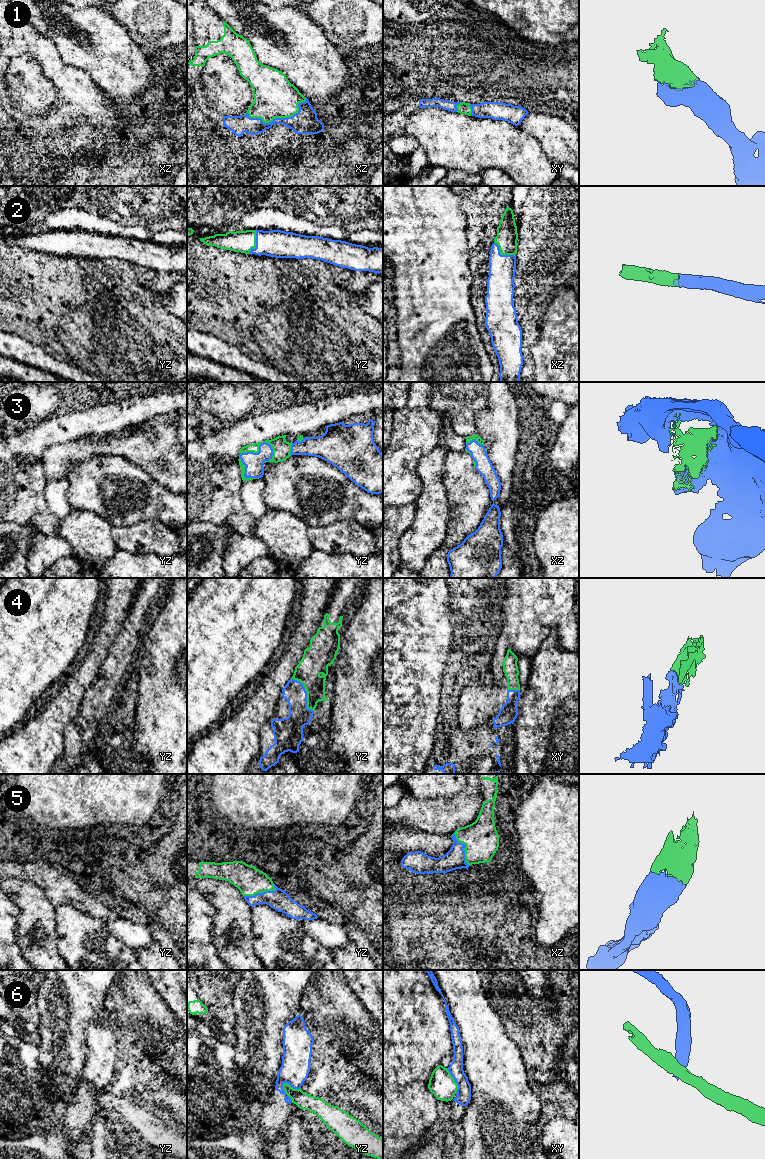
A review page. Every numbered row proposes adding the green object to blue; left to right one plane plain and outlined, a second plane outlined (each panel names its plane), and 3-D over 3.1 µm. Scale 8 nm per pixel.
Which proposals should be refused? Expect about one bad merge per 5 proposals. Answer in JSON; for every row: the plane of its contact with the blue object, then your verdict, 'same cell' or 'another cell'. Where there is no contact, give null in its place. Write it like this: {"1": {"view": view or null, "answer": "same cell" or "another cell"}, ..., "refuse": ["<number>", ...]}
{"1": {"view": "xz", "answer": "same cell"}, "2": {"view": "xz", "answer": "same cell"}, "3": {"view": "yz", "answer": "same cell"}, "4": {"view": "yz", "answer": "same cell"}, "5": {"view": "xz", "answer": "same cell"}, "6": {"view": "yz", "answer": "another cell"}, "refuse": ["6"]}

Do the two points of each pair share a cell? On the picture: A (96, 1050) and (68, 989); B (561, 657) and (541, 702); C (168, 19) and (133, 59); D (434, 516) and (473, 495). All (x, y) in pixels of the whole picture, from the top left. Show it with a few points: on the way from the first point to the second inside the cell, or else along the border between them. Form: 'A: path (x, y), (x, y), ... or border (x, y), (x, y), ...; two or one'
A: border (103, 1014), (88, 1026), (86, 1048); two
B: path (560, 668), (560, 683), (552, 691); one
C: border (127, 30), (130, 37), (146, 53); two
D: border (443, 485), (448, 503), (447, 531); two

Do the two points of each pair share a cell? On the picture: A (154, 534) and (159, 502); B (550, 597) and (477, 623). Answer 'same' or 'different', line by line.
A: different
B: different

